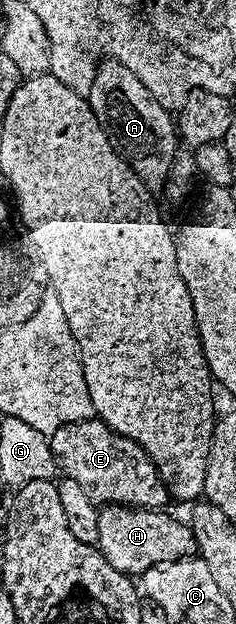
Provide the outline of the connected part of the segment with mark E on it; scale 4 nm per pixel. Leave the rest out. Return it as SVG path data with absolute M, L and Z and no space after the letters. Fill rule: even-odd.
M99 419L79 421L69 425L59 425L48 437L48 446L56 460L57 470L63 476L74 479L86 491L86 495L98 507L105 505L133 505L136 509L163 510L170 494L164 485L160 473L152 465L152 460L146 455L138 443L128 441L120 433L115 433L109 425Z

